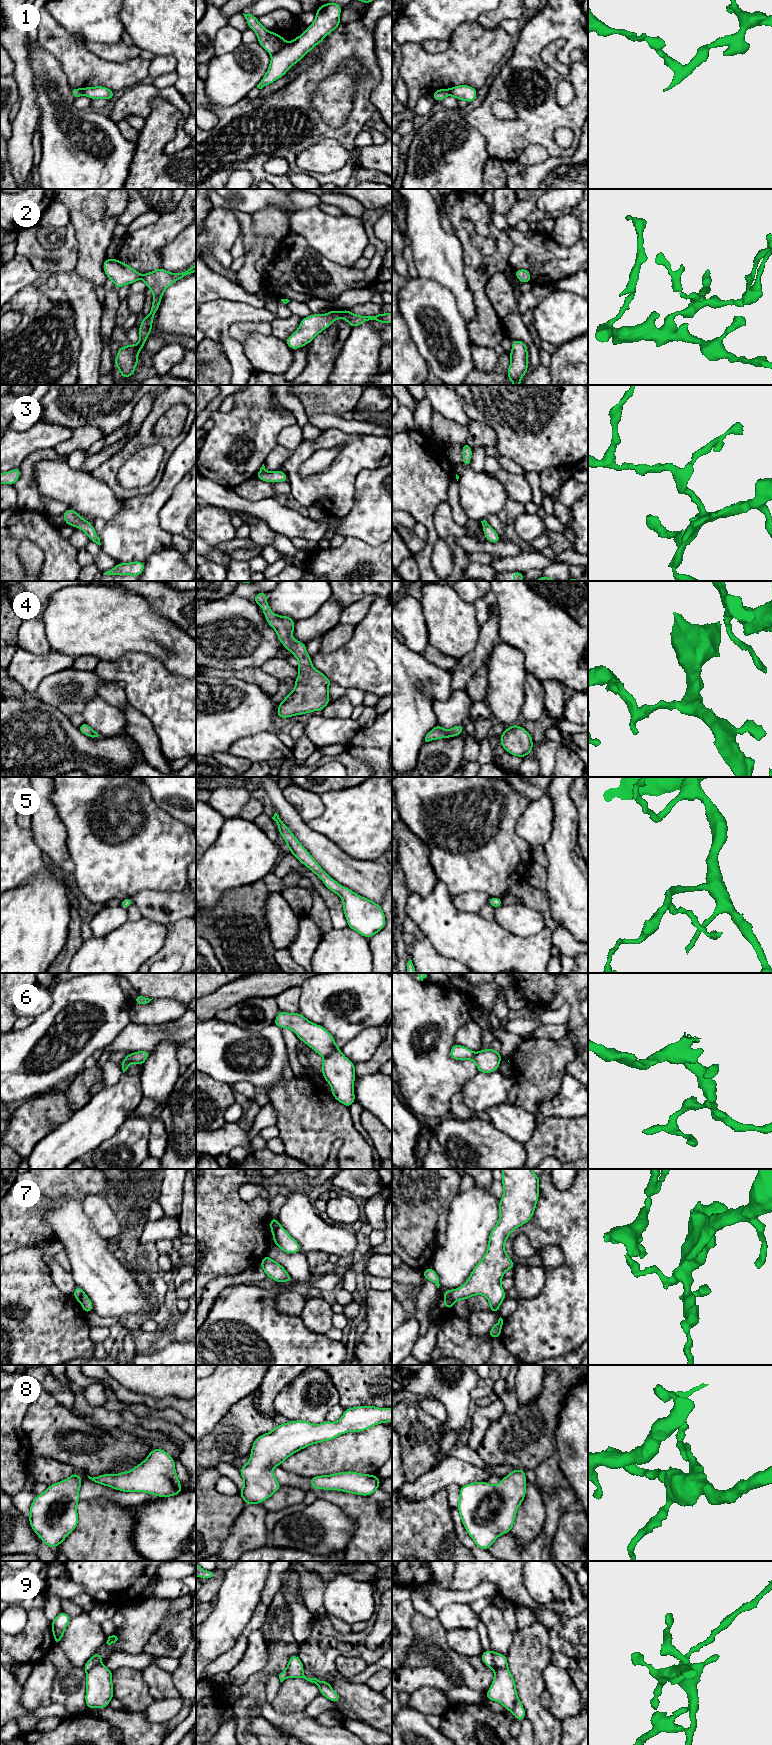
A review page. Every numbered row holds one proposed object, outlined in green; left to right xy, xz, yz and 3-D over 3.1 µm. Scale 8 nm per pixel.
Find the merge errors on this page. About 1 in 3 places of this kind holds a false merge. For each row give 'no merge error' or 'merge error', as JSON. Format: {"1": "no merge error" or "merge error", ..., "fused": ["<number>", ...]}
{"1": "merge error", "2": "no merge error", "3": "no merge error", "4": "no merge error", "5": "no merge error", "6": "merge error", "7": "merge error", "8": "no merge error", "9": "no merge error", "fused": ["1", "6", "7"]}

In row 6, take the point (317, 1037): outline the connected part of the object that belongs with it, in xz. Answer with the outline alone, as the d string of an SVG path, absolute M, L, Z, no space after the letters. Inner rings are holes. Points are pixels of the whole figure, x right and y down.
M280 1011L273 1024L281 1029L289 1028L297 1035L299 1040L323 1057L340 1049L329 1031L318 1024L312 1023L300 1012L291 1014Z

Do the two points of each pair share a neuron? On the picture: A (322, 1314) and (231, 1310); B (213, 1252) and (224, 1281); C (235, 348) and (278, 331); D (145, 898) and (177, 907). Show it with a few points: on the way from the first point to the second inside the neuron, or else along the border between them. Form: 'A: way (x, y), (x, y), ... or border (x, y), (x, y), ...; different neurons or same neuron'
A: border (300, 1317), (309, 1329), (318, 1333); different neurons
B: border (245, 1270), (233, 1275), (216, 1277), (206, 1286); different neurons
C: border (277, 317), (271, 323); different neurons
D: way (153, 903), (164, 903), (169, 906); same neuron

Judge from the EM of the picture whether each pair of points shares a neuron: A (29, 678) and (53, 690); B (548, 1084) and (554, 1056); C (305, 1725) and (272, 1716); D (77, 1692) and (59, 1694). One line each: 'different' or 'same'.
A: different
B: same
C: same
D: same

